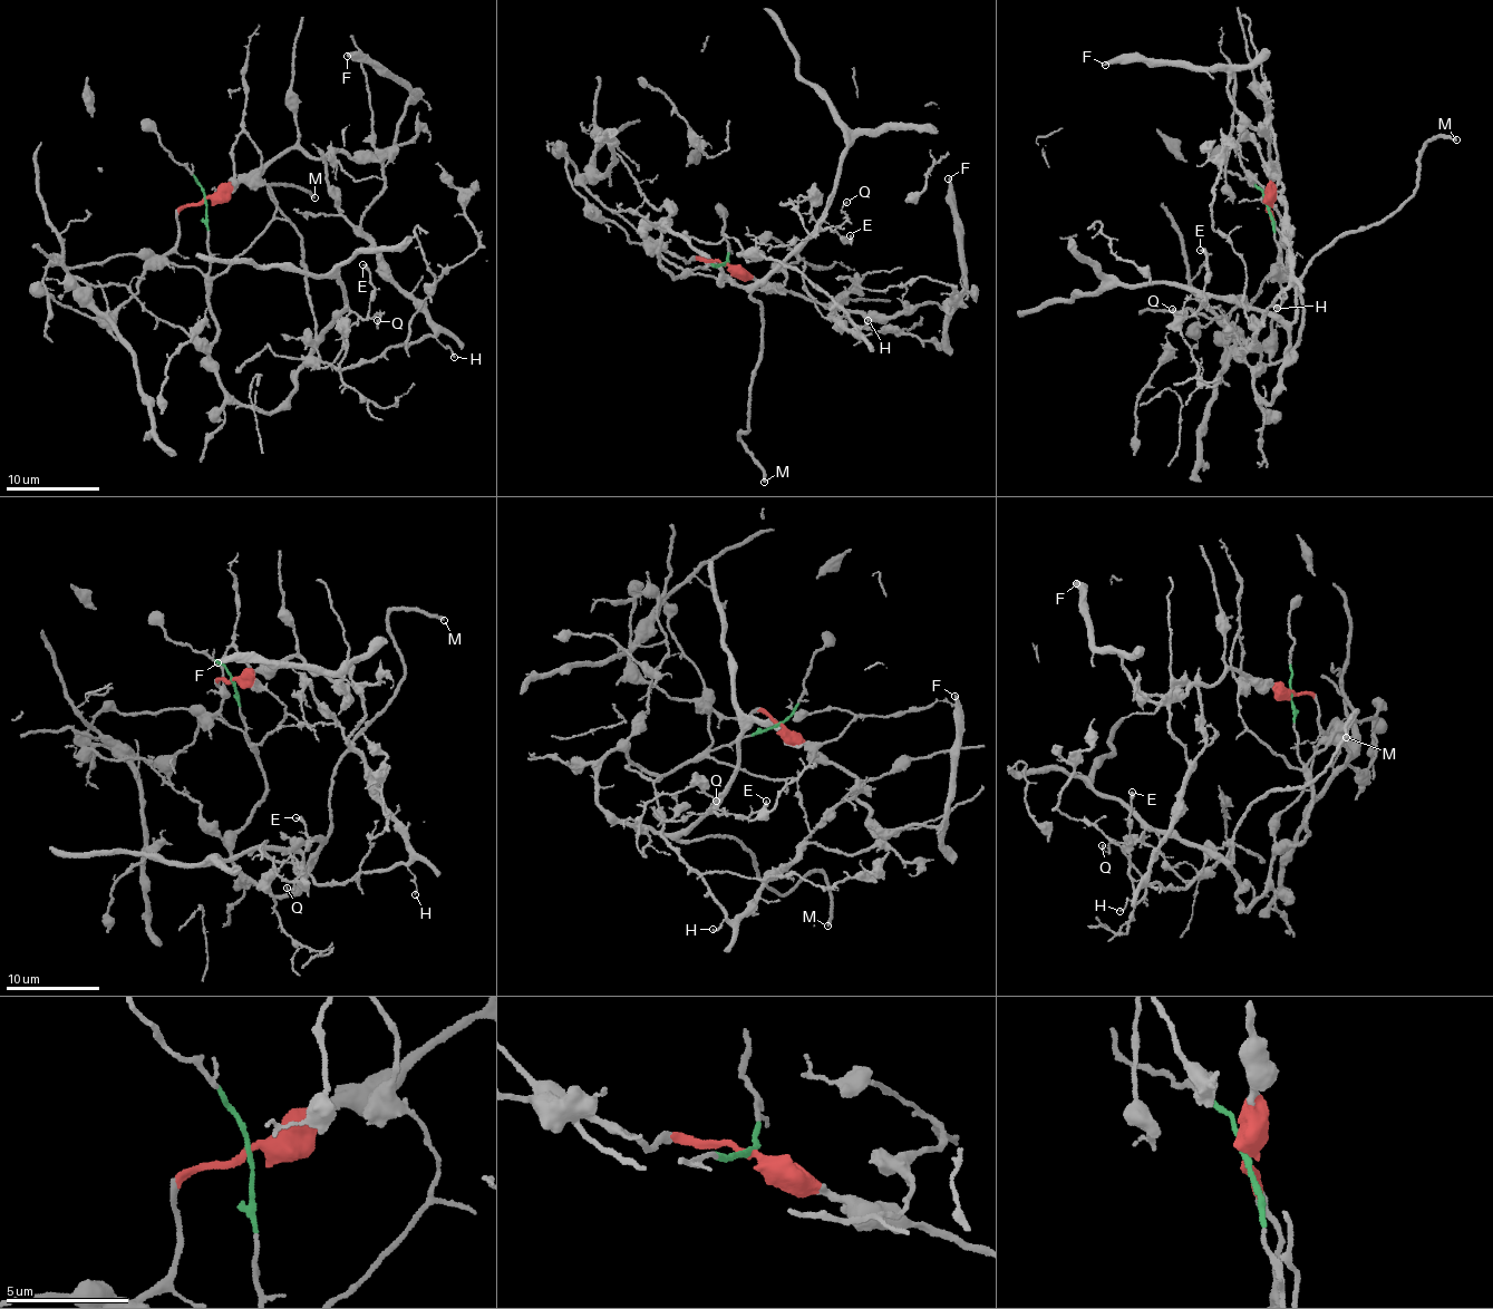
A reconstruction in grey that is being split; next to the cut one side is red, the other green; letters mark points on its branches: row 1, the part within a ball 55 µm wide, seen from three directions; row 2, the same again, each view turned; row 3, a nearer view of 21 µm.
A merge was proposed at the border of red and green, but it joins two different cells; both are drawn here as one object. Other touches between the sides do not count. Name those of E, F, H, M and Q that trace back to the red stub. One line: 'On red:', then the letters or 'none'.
On red: F, H

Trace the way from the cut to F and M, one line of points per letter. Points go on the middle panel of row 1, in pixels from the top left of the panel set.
F: (725, 264), (818, 304), (869, 318), (907, 313), (923, 304), (948, 306), (965, 287), (947, 178)
M: (725, 264), (674, 278), (657, 253), (665, 219), (764, 307), (748, 433), (739, 432), (765, 481)

